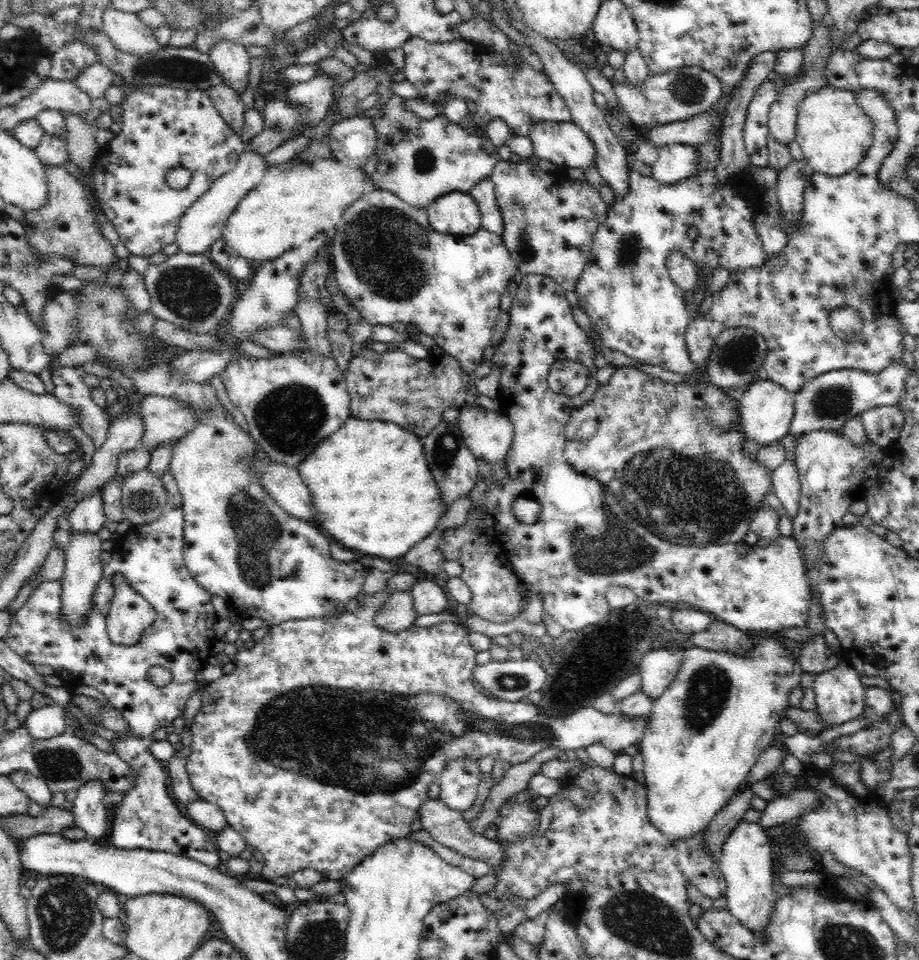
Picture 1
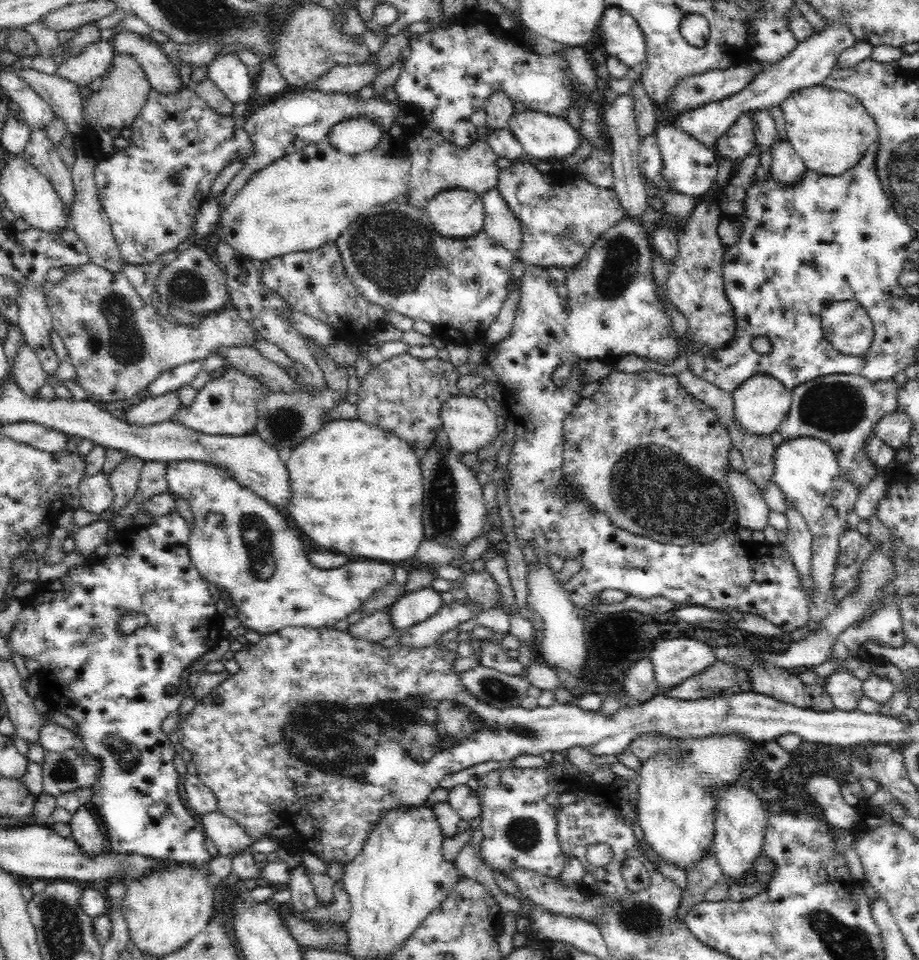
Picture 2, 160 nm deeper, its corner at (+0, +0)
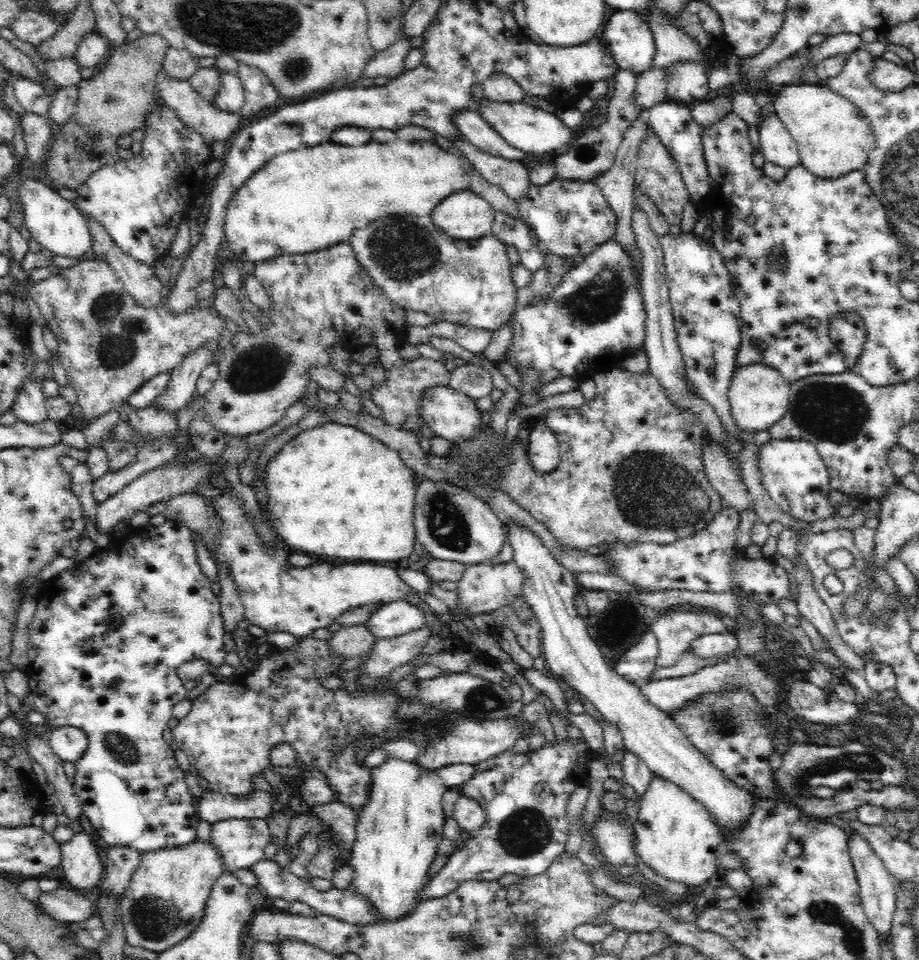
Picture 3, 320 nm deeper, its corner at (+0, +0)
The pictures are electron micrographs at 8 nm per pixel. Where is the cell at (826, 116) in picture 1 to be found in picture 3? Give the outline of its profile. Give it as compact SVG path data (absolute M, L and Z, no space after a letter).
M797 83L784 86L777 94L772 107L796 141L800 164L804 165L806 170L822 179L834 180L846 176L849 172L863 170L870 151L874 148L875 136L866 115L844 96L832 92L826 84Z

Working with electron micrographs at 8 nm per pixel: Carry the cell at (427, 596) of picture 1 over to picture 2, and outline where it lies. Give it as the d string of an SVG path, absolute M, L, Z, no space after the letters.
M432 588L406 592L387 609L392 629L406 630L412 625L428 620L443 604L440 593Z

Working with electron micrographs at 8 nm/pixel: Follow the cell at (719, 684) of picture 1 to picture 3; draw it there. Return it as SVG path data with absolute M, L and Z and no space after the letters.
M654 775L640 802L634 825L636 853L652 872L666 880L681 882L687 887L702 886L715 876L716 859L727 854L721 845L719 827L699 801L683 792L678 785Z

